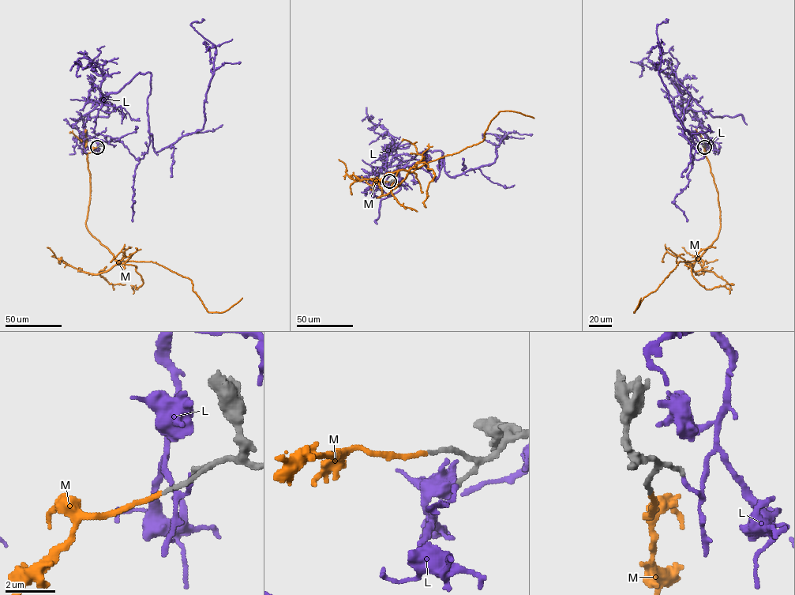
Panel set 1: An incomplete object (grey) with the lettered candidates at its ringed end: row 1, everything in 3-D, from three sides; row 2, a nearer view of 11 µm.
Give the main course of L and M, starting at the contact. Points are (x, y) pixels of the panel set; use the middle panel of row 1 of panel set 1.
L: (390, 182), (367, 176), (438, 150), (454, 177), (493, 163), (508, 137), (483, 134), (494, 143)
M: (389, 182), (380, 182), (382, 194), (377, 197), (387, 194), (419, 167), (481, 141), (500, 111), (534, 118)

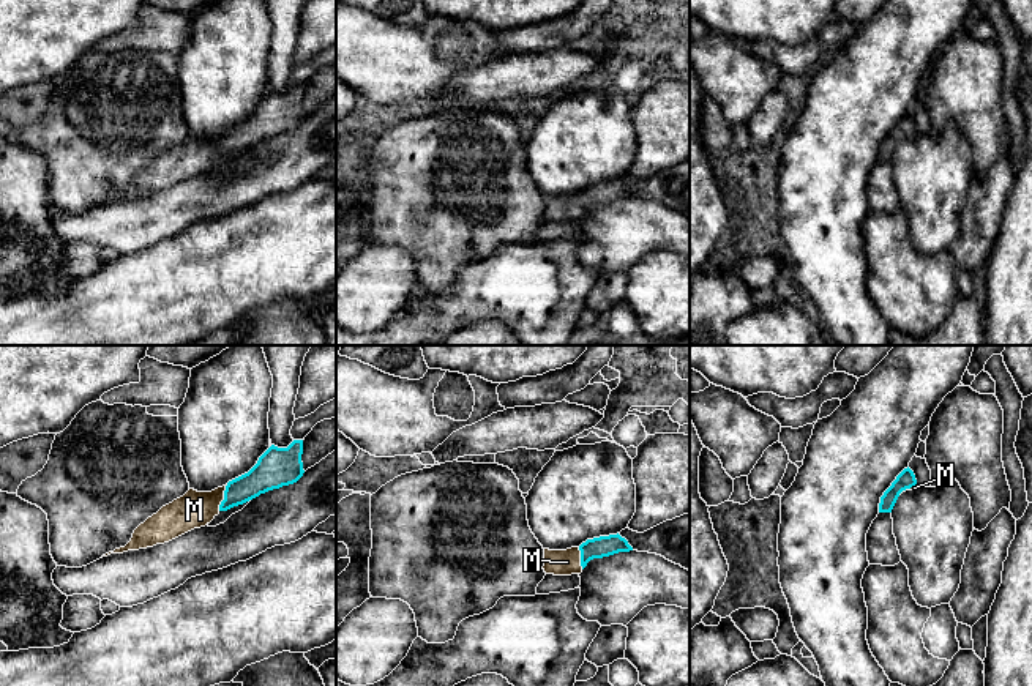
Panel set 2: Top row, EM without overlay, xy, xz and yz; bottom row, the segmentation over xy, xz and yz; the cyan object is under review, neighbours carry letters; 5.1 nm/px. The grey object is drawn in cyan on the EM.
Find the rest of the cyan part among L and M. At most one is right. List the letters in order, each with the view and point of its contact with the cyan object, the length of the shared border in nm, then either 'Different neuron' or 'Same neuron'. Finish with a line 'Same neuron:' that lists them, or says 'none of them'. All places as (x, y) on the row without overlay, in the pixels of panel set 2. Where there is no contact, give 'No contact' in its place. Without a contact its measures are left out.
L: No contact. Different neuron
M: Touches cyan at xy (224, 145). Shared border 130 nm. Same neuron
Same neuron: M

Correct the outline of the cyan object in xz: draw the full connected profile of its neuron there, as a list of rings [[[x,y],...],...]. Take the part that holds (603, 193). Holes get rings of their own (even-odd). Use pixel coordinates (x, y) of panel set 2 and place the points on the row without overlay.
[[[617,181],[587,186],[579,194],[566,197],[544,196],[544,219],[554,222],[581,221],[593,205],[609,203],[619,199],[630,199],[633,194],[625,185]]]

